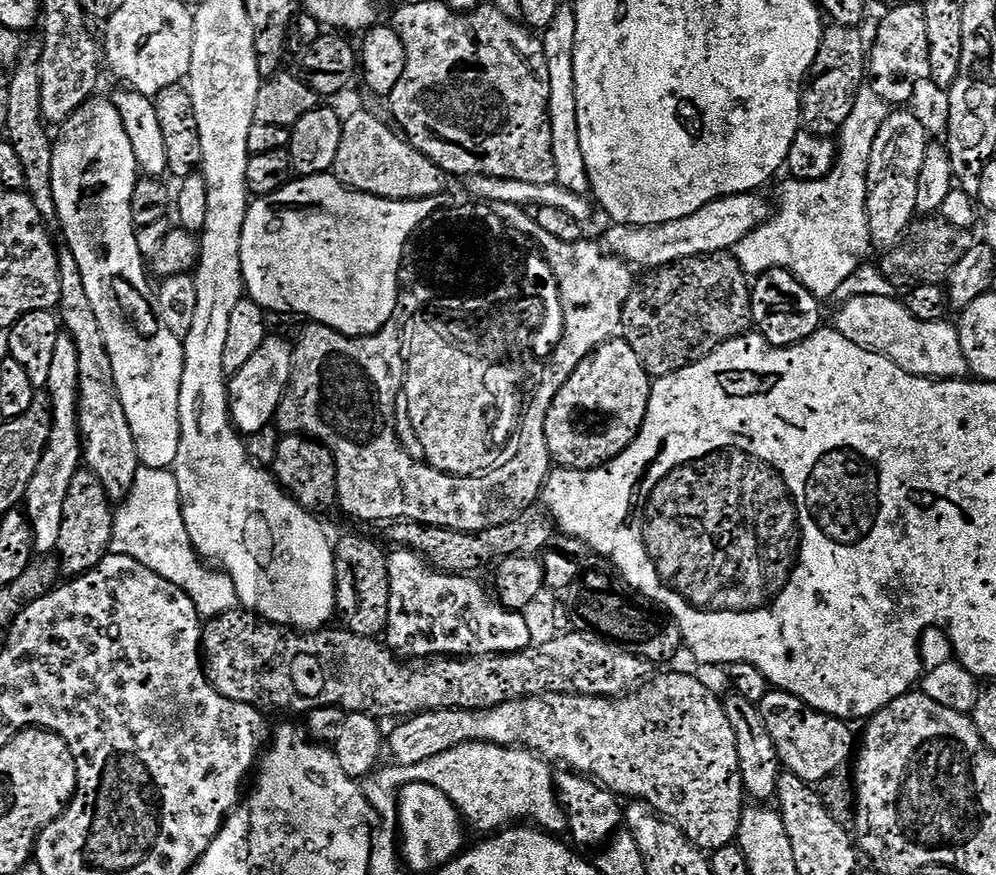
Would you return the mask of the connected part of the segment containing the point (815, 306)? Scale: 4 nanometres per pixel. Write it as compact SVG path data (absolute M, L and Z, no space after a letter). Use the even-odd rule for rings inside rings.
M771 268L757 275L754 282L756 285L753 283L750 288L752 322L766 343L774 348L791 348L821 328L821 301L786 269Z

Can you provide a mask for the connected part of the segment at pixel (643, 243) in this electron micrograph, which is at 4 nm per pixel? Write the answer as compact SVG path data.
M759 193L730 195L716 199L694 214L675 219L674 222L653 224L650 227L611 225L612 228L605 232L600 244L607 255L619 261L622 259L642 266L644 270L655 270L686 257L725 253L761 226L769 216L770 209Z

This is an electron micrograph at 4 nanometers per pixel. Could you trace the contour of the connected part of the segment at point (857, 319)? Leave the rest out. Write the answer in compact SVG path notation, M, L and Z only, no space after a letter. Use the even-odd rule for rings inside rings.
M864 294L850 299L837 312L834 327L837 332L840 332L850 342L854 342L855 345L860 345L871 352L882 354L912 376L918 376L918 368L922 368L920 376L928 379L965 379L969 375L969 370L968 363L961 350L959 329L955 325L950 326L947 322L946 320L937 322L922 321L912 315L907 305L902 302L898 303L886 296ZM924 366L928 366L930 370L934 366L936 372L926 372Z

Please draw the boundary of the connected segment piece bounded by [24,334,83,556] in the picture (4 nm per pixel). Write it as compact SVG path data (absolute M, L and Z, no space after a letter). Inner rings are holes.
M62 334L54 350L47 378L47 395L52 405L52 426L48 443L36 466L36 473L24 493L24 510L32 527L34 550L37 555L46 556L59 545L61 522L65 514L64 502L69 487L77 477L83 459L83 445L80 442L79 420L77 418L78 360L77 350L71 337Z

